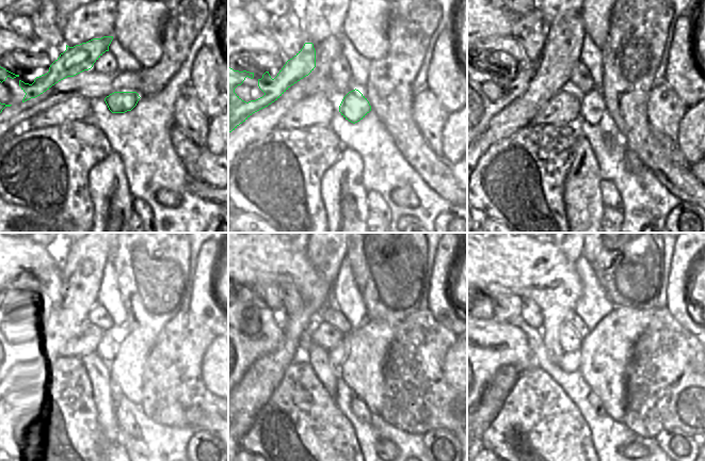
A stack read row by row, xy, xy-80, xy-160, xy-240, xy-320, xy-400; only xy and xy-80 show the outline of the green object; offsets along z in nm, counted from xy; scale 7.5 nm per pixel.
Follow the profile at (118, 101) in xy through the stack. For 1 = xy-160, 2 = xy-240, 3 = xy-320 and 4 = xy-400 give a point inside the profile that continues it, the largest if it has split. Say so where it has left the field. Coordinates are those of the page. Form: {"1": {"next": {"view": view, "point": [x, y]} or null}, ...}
{"1": {"next": {"view": "xy-160", "point": [593, 110]}}, "2": {"next": {"view": "xy-240", "point": [107, 349]}}, "3": {"next": {"view": "xy-320", "point": [336, 355]}}, "4": {"next": {"view": "xy-400", "point": [570, 362]}}}

